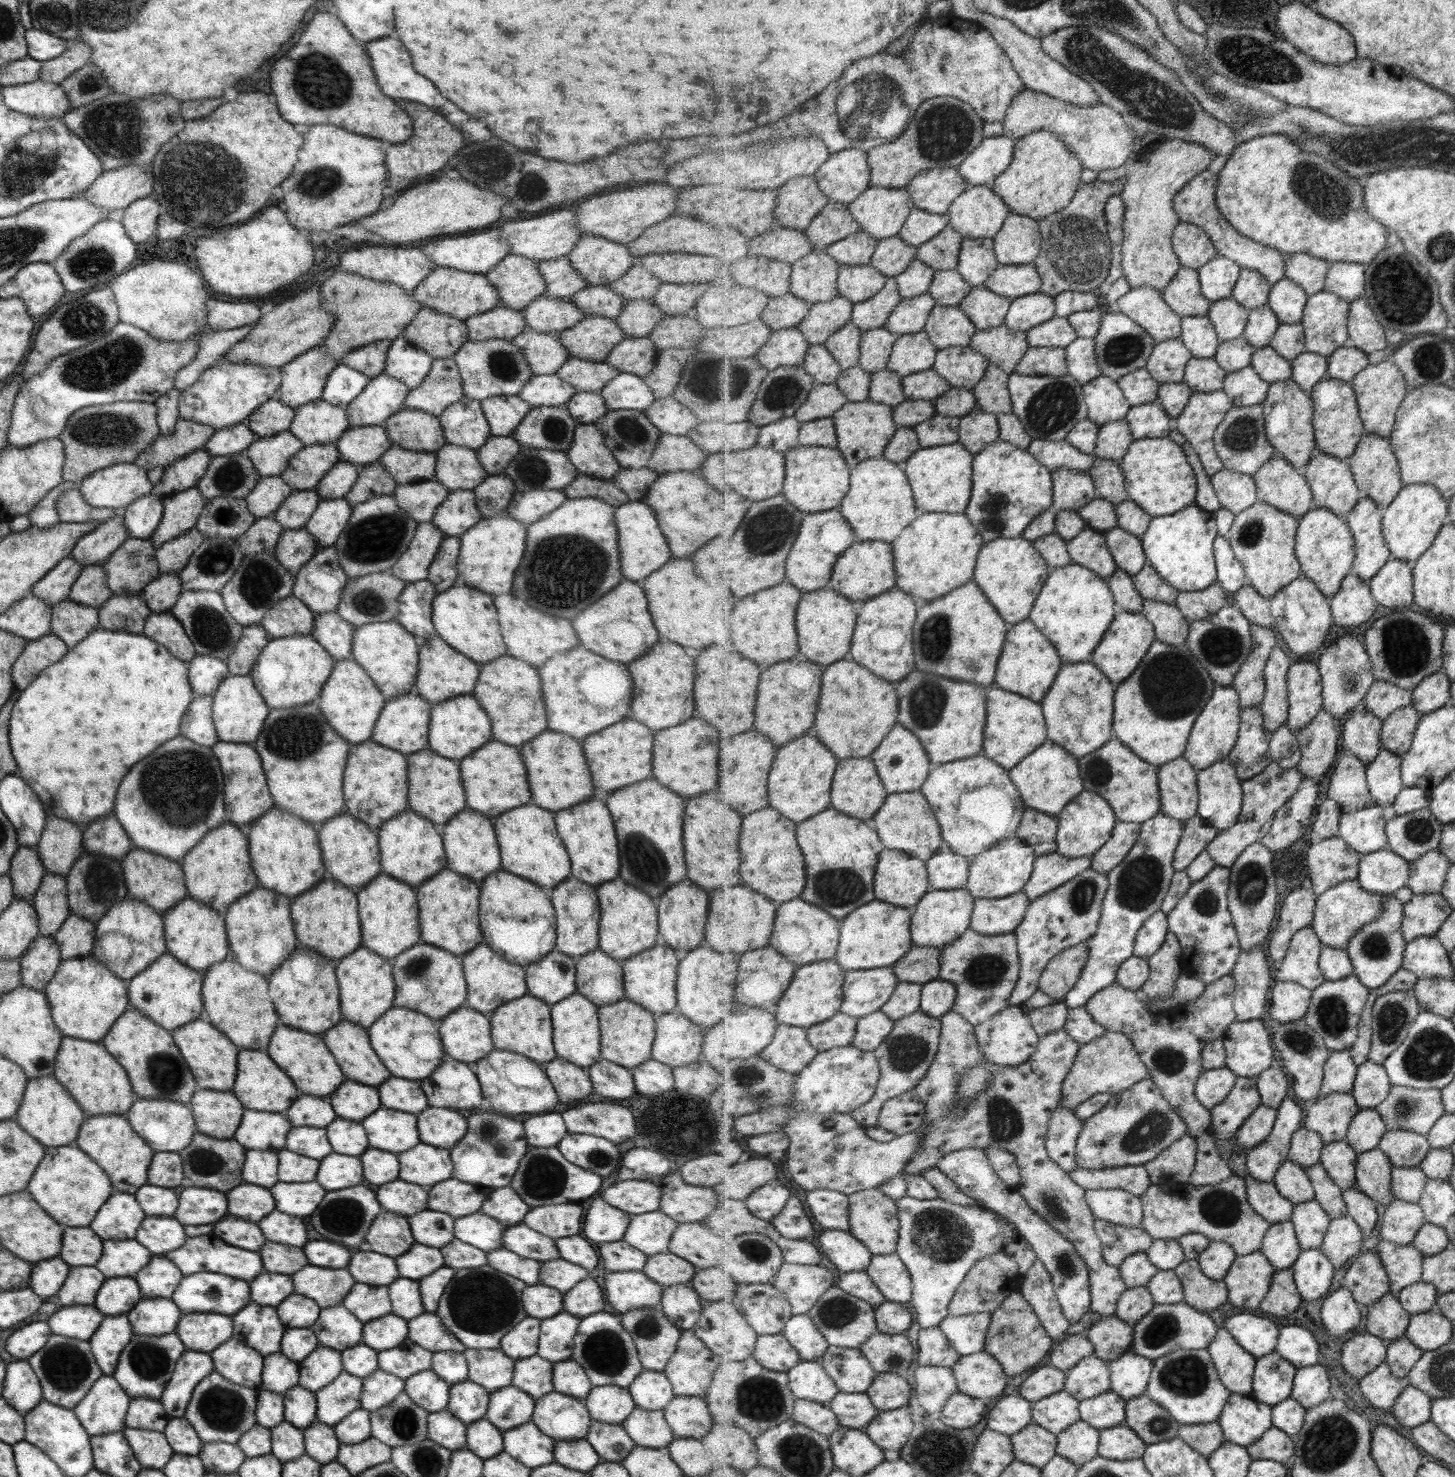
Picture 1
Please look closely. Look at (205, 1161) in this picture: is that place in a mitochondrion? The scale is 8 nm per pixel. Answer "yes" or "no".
yes

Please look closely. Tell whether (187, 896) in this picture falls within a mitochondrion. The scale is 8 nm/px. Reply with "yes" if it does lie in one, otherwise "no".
no

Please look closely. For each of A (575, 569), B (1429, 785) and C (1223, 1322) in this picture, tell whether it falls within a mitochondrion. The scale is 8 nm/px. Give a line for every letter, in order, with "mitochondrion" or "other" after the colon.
A: mitochondrion
B: other
C: other

